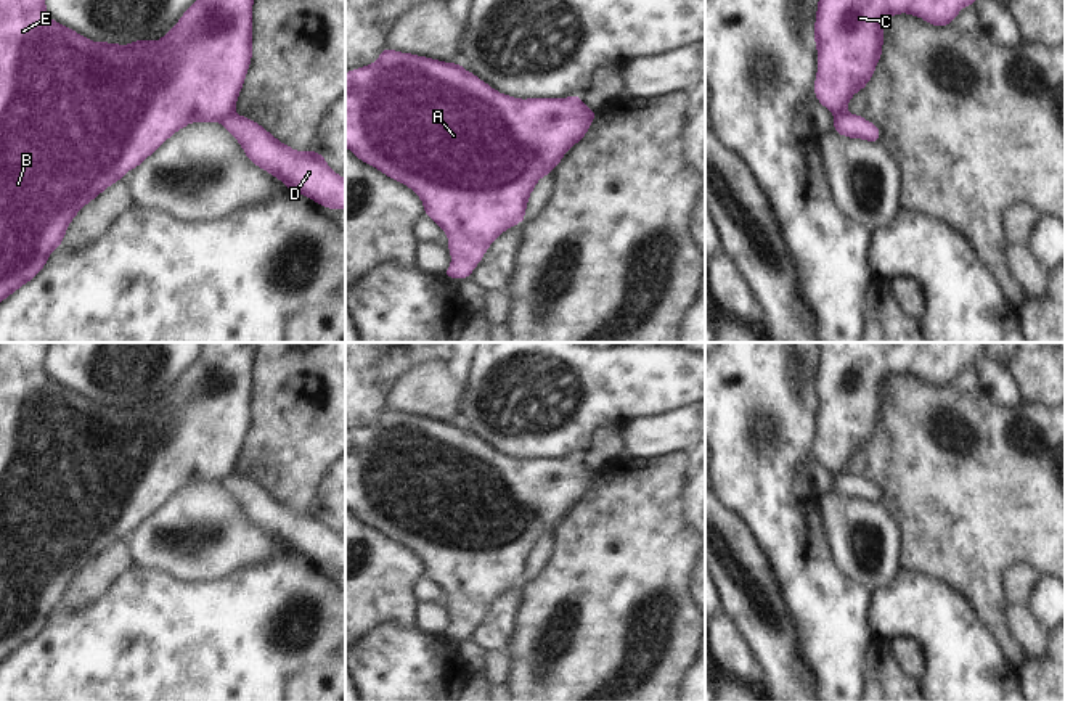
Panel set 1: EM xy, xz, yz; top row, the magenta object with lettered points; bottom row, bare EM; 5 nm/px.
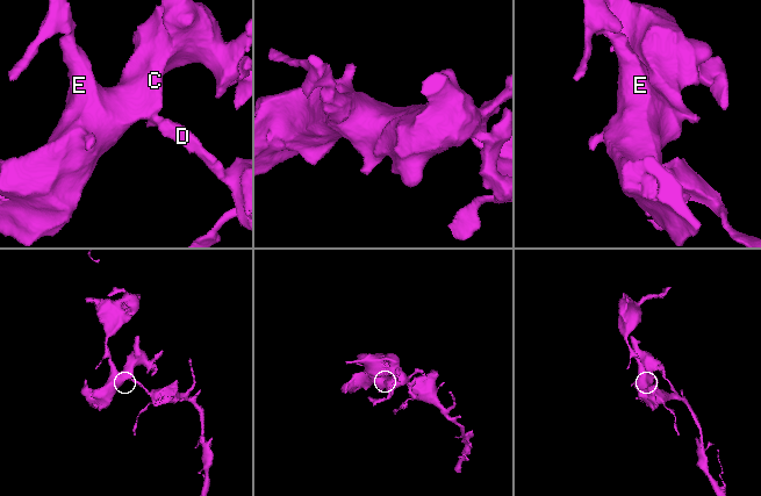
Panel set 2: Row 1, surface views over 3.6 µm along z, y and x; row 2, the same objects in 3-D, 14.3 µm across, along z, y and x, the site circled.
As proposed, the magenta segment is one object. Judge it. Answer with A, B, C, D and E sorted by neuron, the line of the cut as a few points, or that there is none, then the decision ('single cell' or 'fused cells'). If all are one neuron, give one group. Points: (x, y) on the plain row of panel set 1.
A B C E / D; cut in xy along (232, 471), (220, 481); fused cells

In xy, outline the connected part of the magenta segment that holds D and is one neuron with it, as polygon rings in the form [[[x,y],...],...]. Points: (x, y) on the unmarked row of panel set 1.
[[[231,473],[222,481],[252,524],[280,539],[292,553],[308,556],[326,569],[345,569],[345,539],[318,511],[296,511],[260,484]]]

